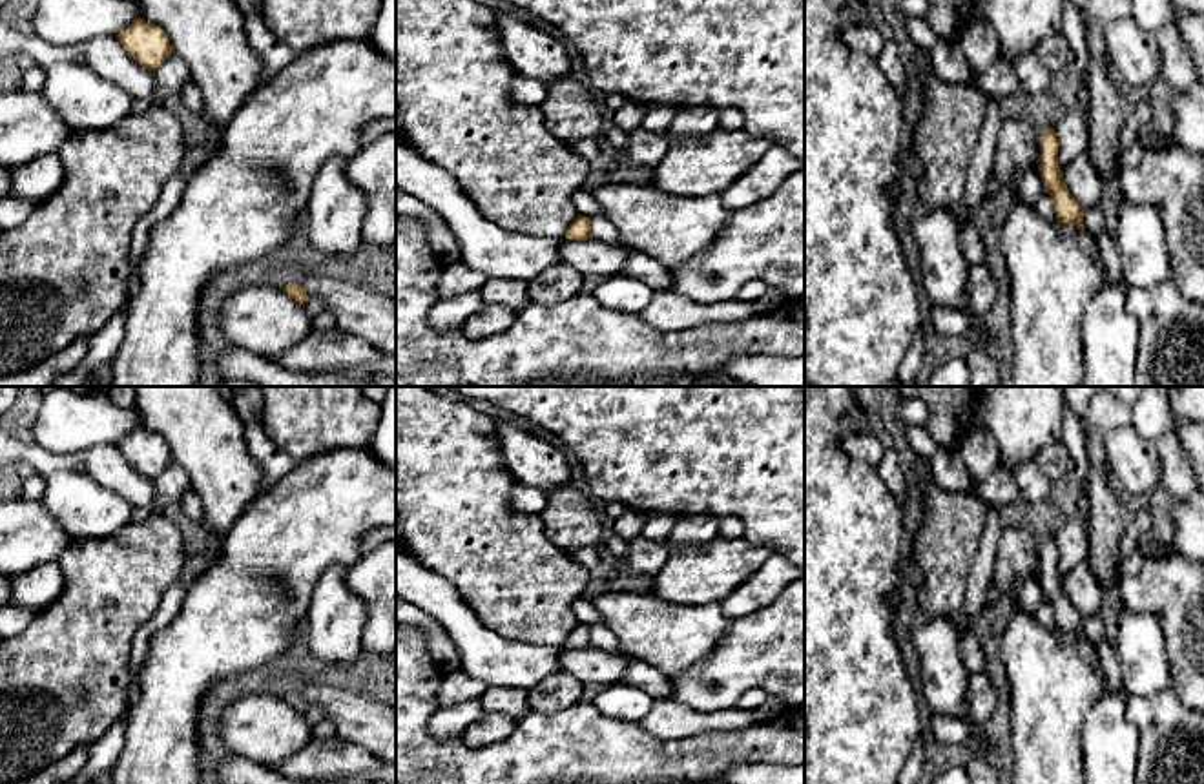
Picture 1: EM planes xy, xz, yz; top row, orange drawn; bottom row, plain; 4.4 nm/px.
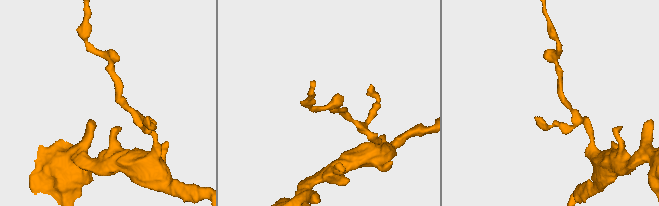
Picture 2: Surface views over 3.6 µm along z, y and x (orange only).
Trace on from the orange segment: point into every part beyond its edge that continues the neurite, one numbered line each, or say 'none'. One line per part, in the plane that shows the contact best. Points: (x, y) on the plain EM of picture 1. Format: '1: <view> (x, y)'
none

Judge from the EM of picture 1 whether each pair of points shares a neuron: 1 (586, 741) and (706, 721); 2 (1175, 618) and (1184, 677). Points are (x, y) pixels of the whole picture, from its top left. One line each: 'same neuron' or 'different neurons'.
1: different neurons
2: same neuron

